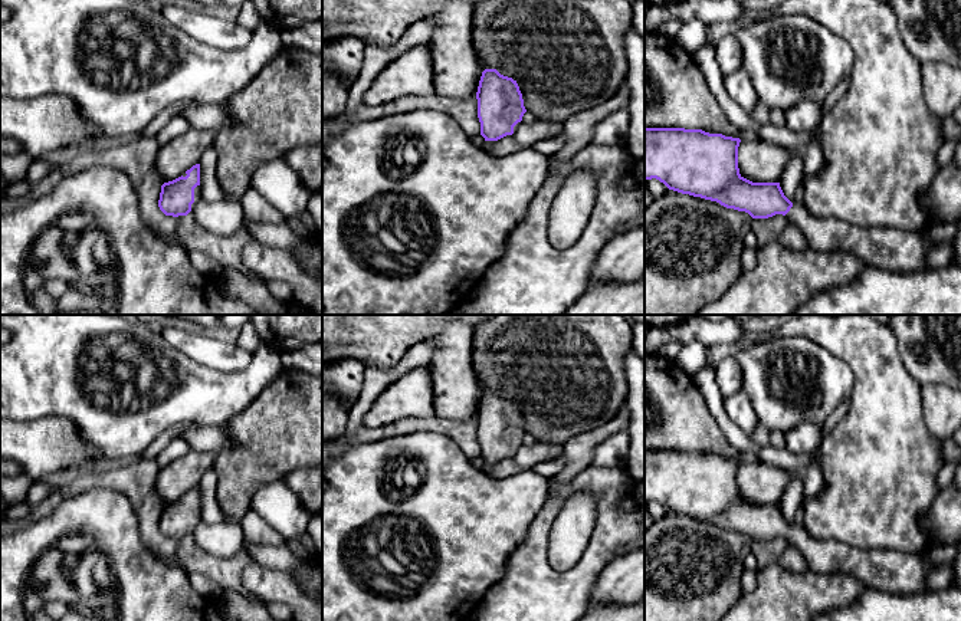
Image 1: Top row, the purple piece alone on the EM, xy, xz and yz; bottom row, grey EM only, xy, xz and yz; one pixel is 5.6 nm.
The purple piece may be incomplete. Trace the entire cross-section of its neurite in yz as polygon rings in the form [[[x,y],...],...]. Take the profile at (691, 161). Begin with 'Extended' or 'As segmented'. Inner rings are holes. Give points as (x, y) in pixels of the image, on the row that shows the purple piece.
Extended. [[[645,128],[645,180],[656,178],[669,190],[716,201],[727,208],[748,213],[752,218],[783,214],[796,223],[807,247],[819,252],[847,252],[856,254],[866,266],[891,273],[908,275],[928,269],[926,254],[932,249],[922,230],[893,227],[859,227],[839,218],[813,216],[801,203],[791,203],[780,183],[752,183],[739,174],[738,147],[741,139],[702,129]]]

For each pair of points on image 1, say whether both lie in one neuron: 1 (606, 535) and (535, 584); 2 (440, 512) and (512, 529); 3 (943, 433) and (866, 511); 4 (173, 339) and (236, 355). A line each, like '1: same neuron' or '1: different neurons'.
1: same neuron
2: same neuron
3: different neurons
4: same neuron

